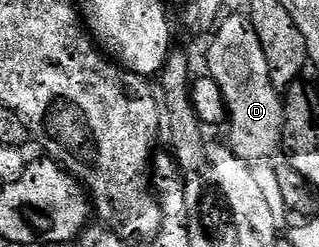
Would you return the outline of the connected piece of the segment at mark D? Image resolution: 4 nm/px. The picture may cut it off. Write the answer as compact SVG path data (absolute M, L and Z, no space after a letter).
M249 16L230 17L224 21L217 26L218 34L206 53L206 65L210 68L207 69L208 76L216 82L224 95L230 125L230 150L240 160L255 163L279 152L282 143L283 94L268 75L264 47L260 47L260 39L256 39L256 31Z

